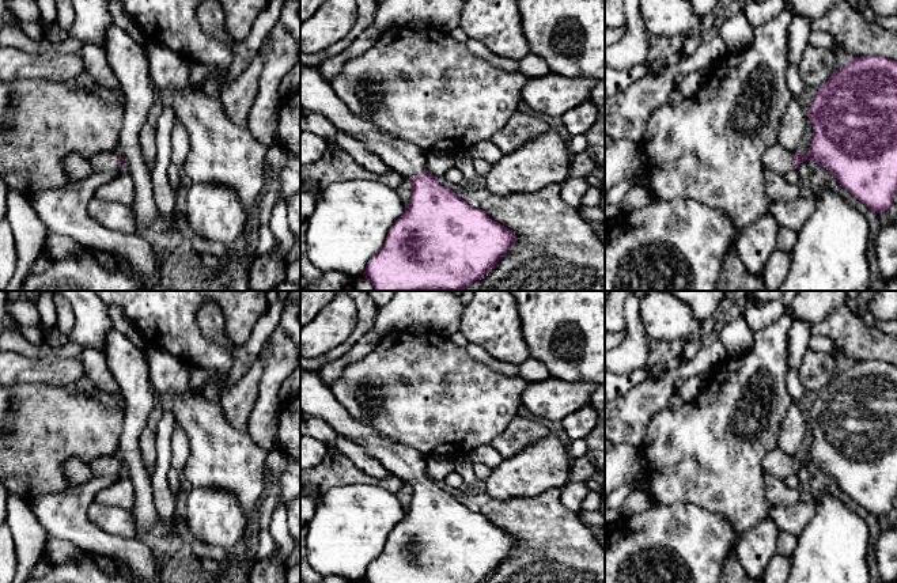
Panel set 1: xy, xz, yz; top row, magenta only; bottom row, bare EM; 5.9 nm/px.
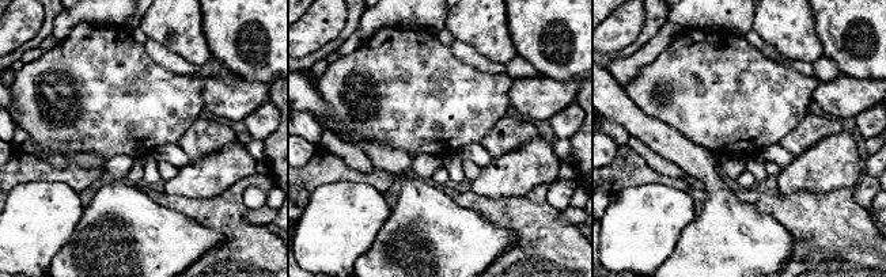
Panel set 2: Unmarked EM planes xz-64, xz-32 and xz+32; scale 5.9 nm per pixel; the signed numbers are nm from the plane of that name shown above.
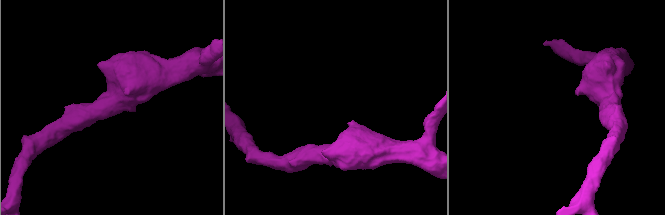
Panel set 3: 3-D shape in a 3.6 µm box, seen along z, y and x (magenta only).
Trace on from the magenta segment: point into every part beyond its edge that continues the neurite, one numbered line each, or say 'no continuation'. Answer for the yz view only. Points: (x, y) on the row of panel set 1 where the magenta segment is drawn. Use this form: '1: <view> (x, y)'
1: yz (778, 159)

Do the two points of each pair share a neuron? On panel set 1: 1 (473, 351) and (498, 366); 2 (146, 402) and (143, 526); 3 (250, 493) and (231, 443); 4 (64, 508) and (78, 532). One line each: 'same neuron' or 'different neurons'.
1: same neuron
2: same neuron
3: same neuron
4: same neuron

